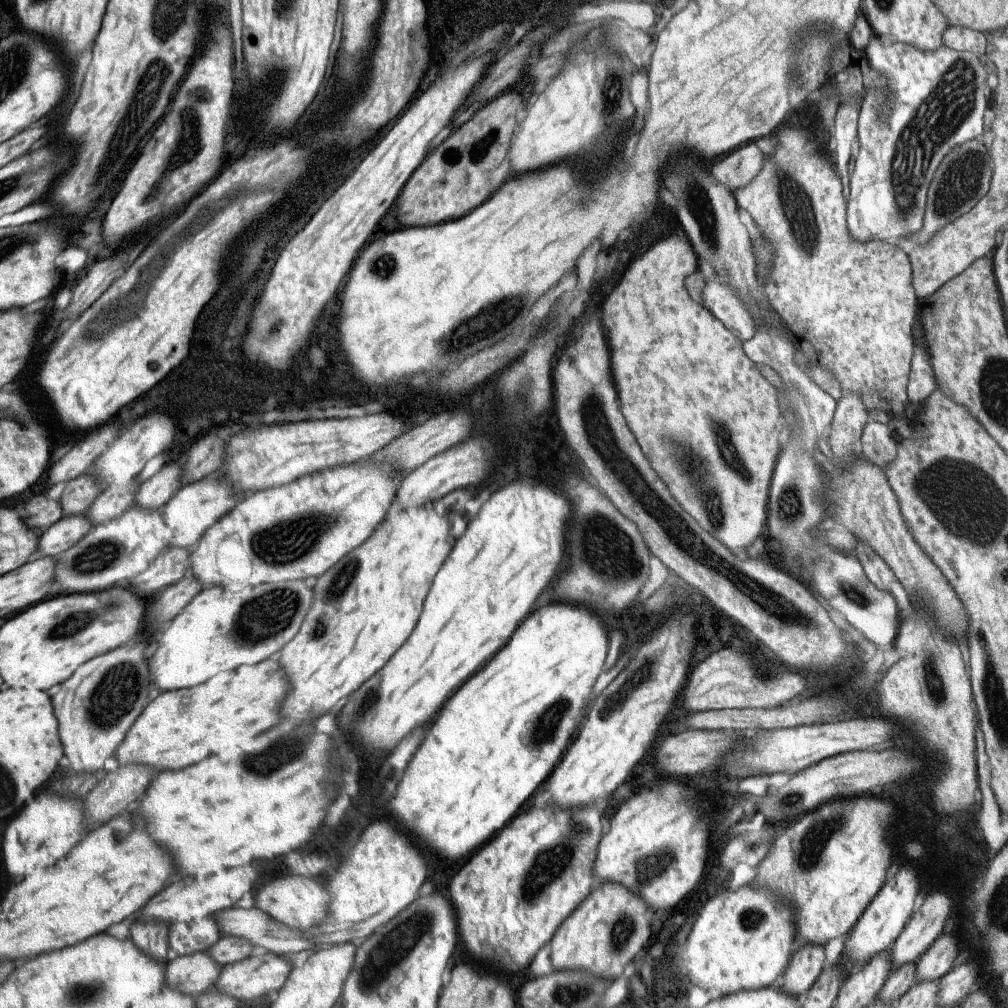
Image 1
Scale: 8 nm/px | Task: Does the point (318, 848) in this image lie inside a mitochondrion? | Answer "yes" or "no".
no

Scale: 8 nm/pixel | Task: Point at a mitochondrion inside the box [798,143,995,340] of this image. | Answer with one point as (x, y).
(960, 181)

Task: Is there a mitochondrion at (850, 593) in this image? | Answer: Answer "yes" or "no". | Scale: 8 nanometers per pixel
yes

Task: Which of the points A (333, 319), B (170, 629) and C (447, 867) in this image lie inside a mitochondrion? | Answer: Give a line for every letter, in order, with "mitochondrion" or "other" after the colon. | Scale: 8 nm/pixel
A: other
B: other
C: other

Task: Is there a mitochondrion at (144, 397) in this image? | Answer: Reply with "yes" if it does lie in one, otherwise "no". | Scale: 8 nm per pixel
no

